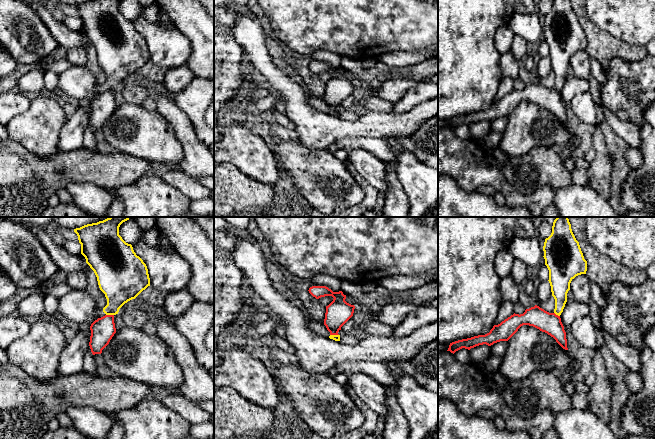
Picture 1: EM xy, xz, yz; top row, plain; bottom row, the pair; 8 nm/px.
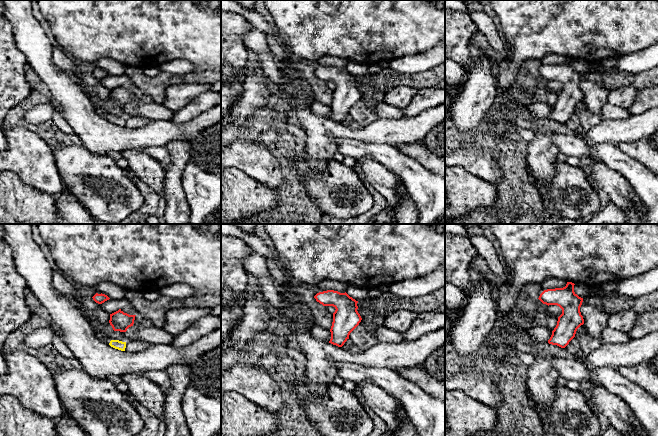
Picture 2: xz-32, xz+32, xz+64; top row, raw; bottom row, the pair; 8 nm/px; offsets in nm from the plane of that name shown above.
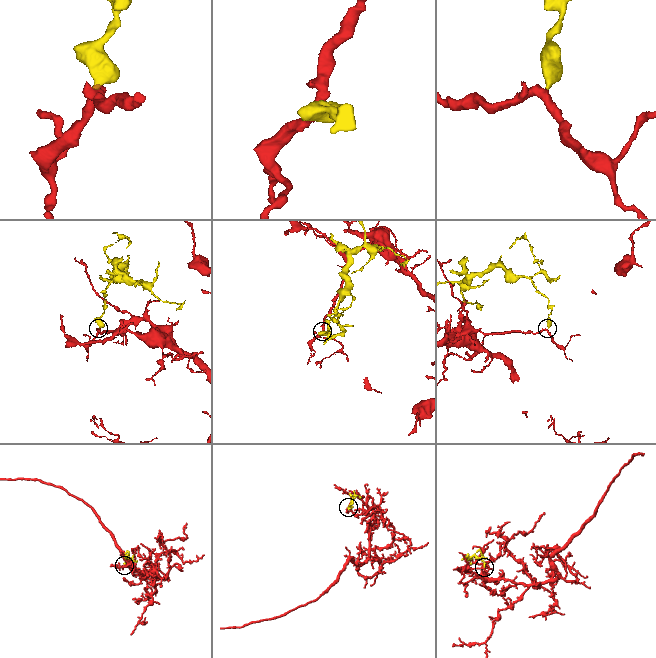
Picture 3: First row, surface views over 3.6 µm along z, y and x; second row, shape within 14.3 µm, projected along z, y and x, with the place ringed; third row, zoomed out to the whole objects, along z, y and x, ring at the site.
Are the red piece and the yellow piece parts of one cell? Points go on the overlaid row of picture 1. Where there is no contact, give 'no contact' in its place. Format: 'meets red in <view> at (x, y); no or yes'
meets red in xy at (110, 315); no

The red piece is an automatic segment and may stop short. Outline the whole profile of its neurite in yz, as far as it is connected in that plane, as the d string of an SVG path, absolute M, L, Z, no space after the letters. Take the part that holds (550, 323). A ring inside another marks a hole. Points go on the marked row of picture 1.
M535 305L534 307L526 309L523 314L519 315L514 313L500 324L494 325L490 332L485 335L478 335L450 343L447 351L454 354L462 348L470 350L483 344L491 346L500 341L508 341L523 325L533 326L547 333L563 349L568 350L566 332L560 316L555 313L549 313Z

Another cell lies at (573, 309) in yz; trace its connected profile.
M574 299L566 302L563 312L560 315L560 318L562 324L570 326L575 319L585 317L589 314L589 305L580 303L579 301Z

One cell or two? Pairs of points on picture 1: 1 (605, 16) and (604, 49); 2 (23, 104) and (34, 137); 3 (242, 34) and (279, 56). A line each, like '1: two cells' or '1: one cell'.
1: two cells
2: two cells
3: two cells

